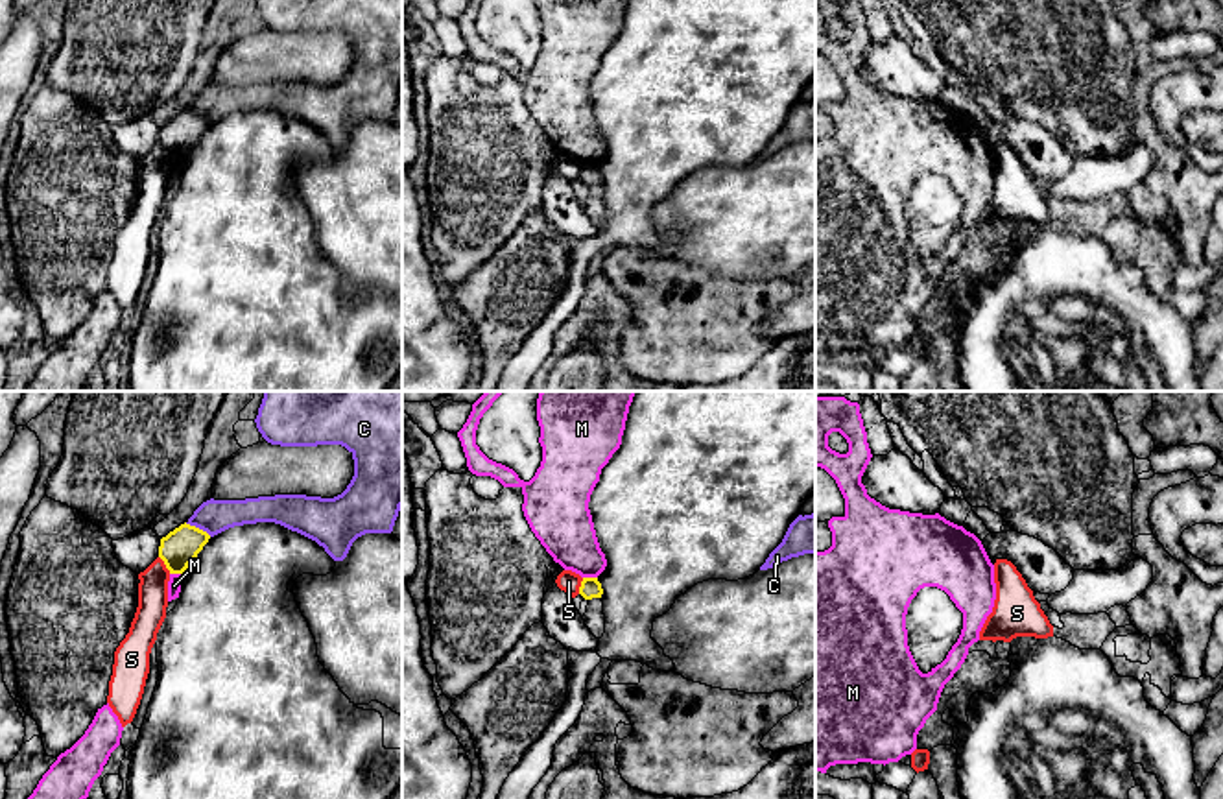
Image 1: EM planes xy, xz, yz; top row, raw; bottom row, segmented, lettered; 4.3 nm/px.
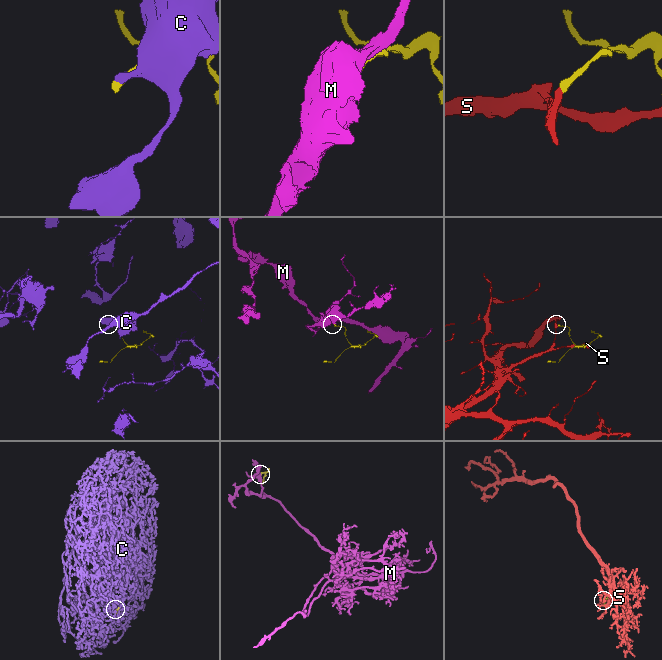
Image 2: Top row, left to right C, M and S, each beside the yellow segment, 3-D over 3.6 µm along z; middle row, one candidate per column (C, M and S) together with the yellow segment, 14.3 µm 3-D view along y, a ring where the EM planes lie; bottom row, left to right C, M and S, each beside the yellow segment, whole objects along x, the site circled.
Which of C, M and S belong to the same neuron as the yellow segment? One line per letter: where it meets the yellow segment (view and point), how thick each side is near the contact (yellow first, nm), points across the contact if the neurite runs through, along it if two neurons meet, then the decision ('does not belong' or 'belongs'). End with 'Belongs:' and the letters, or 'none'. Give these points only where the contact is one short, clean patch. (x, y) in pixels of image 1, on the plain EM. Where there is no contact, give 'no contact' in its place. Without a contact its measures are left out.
C: meets yellow in xy at (198, 115); 160 nm thick on the yellow side, 140 nm on the other; does not belong
M: meets yellow in xz at (591, 165); 90 nm thick on the yellow side, 240 nm on the other; border along xz (583, 163), (596, 165); does not belong
S: meets yellow in xy at (165, 150); 160 nm thick on the yellow side, 130 nm on the other; does not belong
Belongs: none

